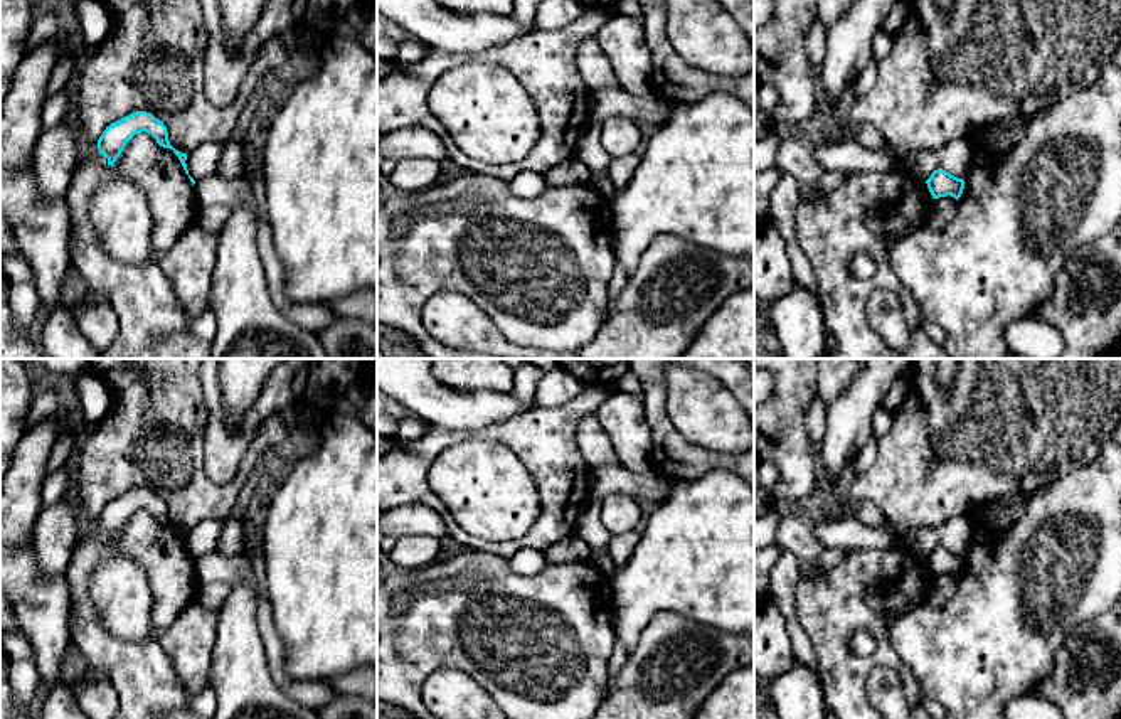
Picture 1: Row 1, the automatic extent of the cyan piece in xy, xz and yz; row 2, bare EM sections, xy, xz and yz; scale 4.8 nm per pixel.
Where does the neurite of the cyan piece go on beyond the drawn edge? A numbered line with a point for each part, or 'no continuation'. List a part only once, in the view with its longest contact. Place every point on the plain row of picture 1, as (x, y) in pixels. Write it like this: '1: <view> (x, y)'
no continuation

